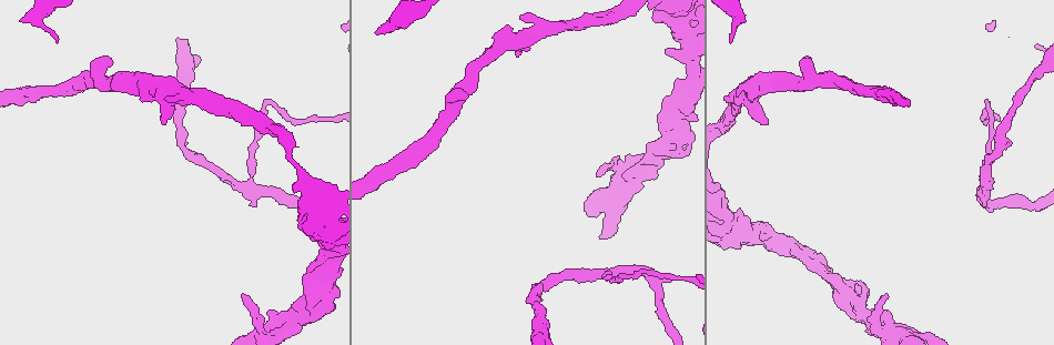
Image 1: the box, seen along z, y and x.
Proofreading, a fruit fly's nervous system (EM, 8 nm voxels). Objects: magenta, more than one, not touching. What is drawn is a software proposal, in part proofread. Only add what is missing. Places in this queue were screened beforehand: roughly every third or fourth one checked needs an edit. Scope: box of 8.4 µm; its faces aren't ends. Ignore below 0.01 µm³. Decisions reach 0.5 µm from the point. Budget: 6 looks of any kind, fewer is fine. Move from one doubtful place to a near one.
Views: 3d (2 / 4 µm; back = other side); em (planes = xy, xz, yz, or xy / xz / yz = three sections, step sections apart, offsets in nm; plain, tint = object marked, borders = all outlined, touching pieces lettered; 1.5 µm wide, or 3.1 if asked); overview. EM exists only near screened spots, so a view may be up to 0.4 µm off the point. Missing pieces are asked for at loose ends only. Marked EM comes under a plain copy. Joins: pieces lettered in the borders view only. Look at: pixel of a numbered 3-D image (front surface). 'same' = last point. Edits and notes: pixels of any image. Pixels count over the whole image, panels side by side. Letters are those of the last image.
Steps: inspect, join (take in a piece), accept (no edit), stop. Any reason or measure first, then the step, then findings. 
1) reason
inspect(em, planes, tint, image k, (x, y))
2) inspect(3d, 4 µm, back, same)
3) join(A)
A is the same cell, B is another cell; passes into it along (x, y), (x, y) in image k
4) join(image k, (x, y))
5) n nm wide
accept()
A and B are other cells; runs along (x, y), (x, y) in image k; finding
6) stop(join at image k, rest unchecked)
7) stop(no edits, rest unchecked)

free end
inspect(em, planes, borders, image 1, (164, 124))

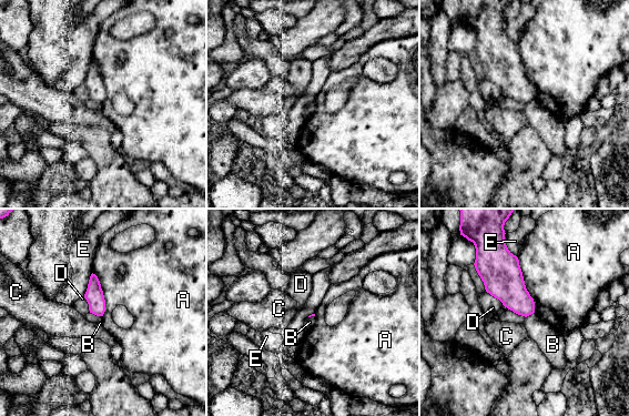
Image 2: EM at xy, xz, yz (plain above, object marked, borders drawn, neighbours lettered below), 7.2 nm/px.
A touches over 420 nm
accept()
A, B, C, D and E are other cells; no lettered piece goes on from it

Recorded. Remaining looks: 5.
thick end
inspect(3d, 4 µm, image 1, (22, 20))

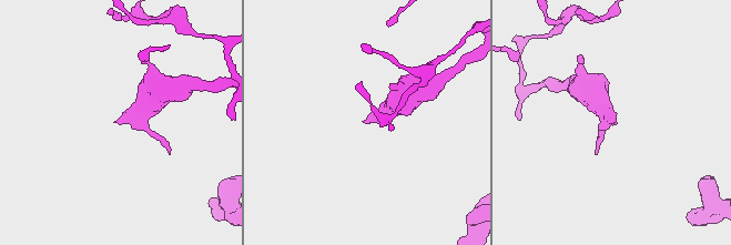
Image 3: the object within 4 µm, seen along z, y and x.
now the EM
inspect(em, planes, borders, image 3, (615, 121))

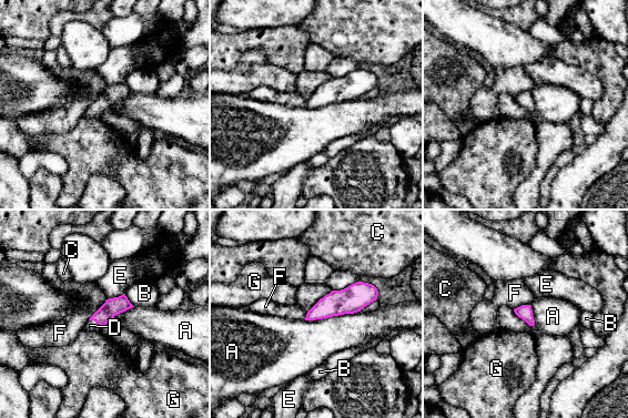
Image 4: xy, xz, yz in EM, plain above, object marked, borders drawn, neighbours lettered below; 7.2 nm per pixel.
join(D)
D is the same cell, A, B, C, E, F and G are other cells; the cell continues

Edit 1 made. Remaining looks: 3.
inspect(overview)

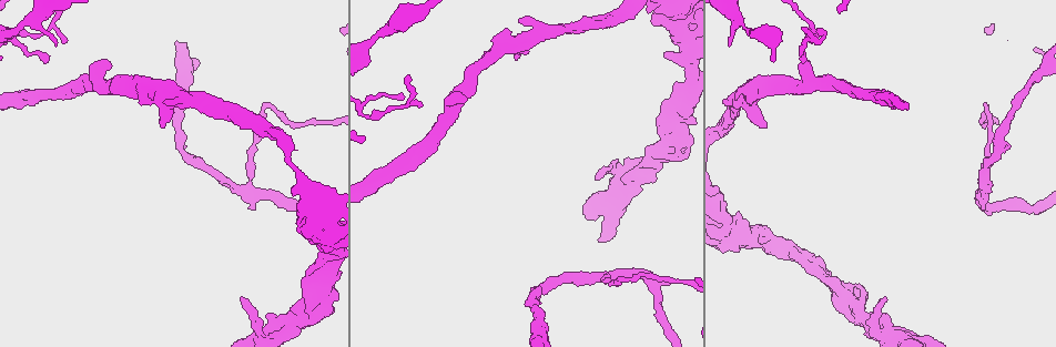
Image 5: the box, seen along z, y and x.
free end
inspect(em, planes, borders, image 5, (981, 210))

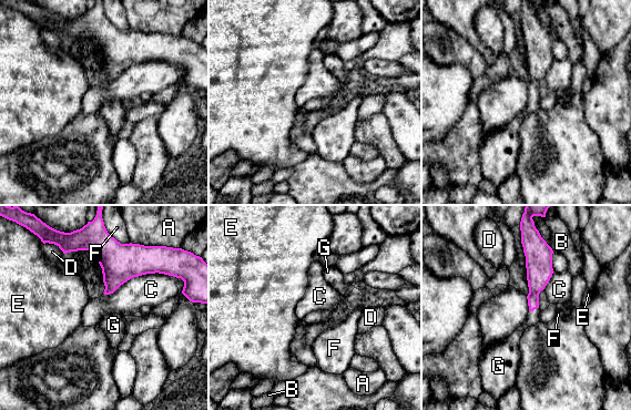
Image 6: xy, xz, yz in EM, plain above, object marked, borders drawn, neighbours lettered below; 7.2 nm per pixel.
join(G)
G is the same cell, A, B, C, D, E and F are other cells; passes into it along (538, 276), (533, 309), (532, 318) in image 6; the cell continues

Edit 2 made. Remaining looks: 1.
stop(join at image 4, join at image 6, rest unchecked)

